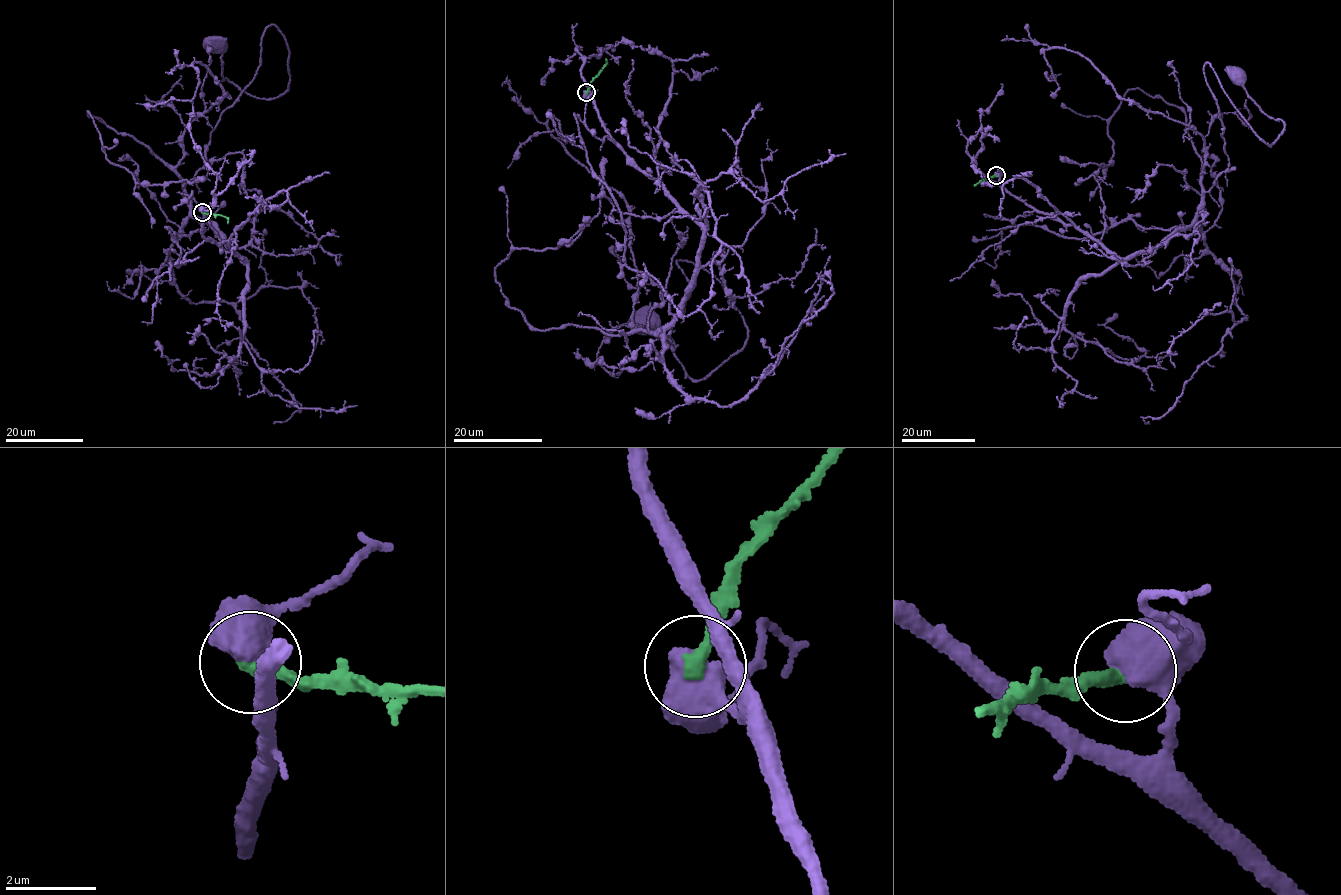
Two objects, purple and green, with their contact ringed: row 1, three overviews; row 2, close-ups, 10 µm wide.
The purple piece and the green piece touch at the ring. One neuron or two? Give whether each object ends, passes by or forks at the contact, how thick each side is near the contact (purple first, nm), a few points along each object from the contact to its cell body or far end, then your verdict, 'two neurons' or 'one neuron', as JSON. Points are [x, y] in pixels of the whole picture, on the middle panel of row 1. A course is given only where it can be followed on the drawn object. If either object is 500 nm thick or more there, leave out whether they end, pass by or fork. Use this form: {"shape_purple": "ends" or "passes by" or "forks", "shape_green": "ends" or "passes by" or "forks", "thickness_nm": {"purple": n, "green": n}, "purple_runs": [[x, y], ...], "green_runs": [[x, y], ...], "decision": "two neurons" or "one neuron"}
{"thickness_nm": {"purple": 550, "green": 320}, "purple_runs": [[586, 92], [701, 227], [682, 311], [653, 333], [672, 342], [686, 260], [748, 336], [697, 380], [645, 324]], "green_runs": [[586, 92], [606, 58]], "decision": "two neurons"}

